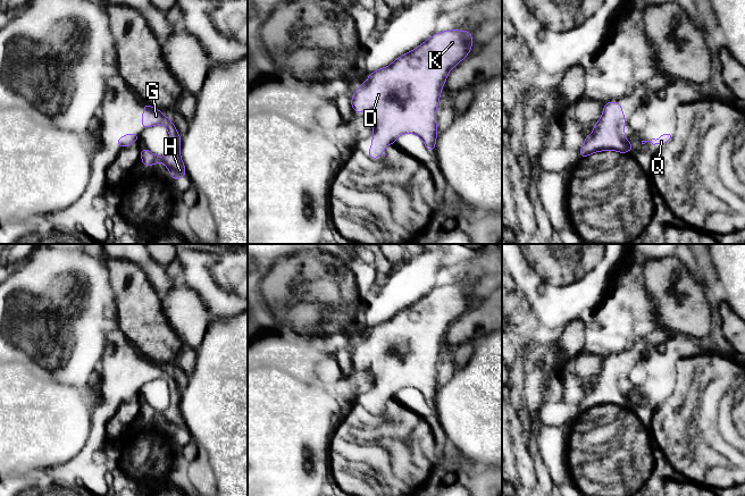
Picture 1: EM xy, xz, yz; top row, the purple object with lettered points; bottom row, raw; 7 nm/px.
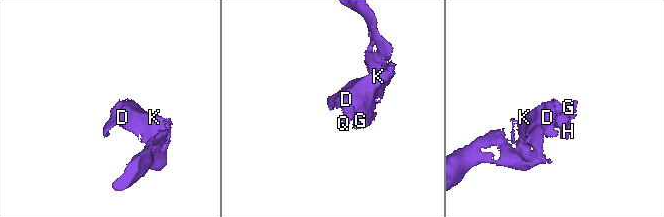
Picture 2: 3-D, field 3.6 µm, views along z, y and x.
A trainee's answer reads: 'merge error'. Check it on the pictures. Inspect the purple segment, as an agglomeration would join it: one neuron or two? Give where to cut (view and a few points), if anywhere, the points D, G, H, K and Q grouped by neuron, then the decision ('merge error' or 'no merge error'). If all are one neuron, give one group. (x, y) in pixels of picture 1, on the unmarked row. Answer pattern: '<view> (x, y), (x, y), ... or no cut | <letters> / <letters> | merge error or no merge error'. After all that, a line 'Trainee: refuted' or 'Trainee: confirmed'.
no cut | D G H K Q | no merge error
Trainee: refuted

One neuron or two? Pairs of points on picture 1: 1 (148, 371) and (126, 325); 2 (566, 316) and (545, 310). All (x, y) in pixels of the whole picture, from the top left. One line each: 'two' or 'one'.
1: two
2: one

